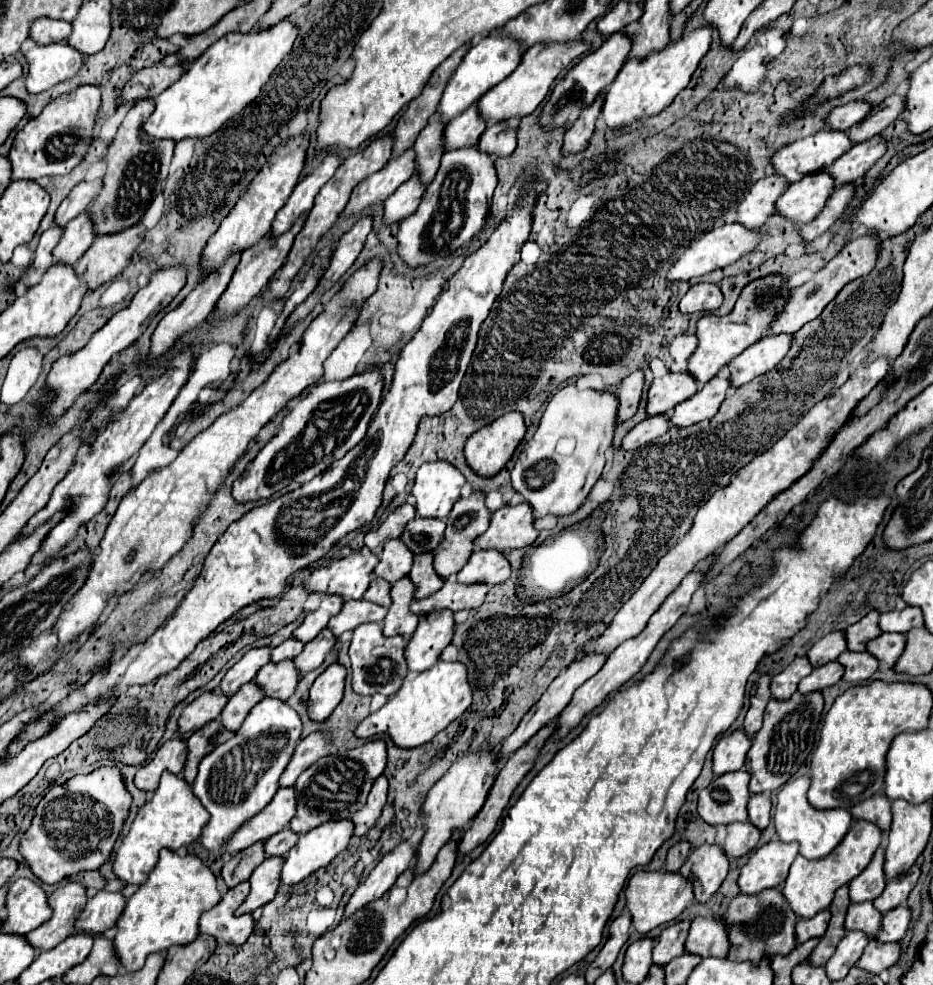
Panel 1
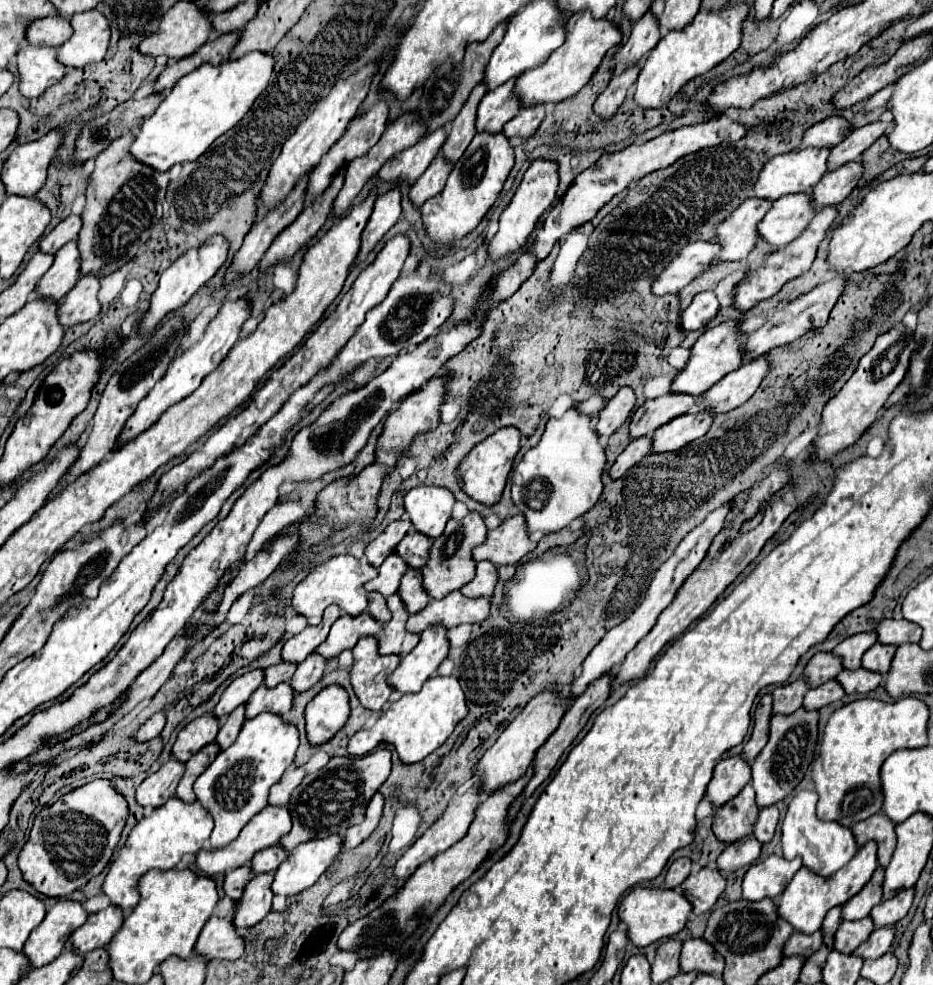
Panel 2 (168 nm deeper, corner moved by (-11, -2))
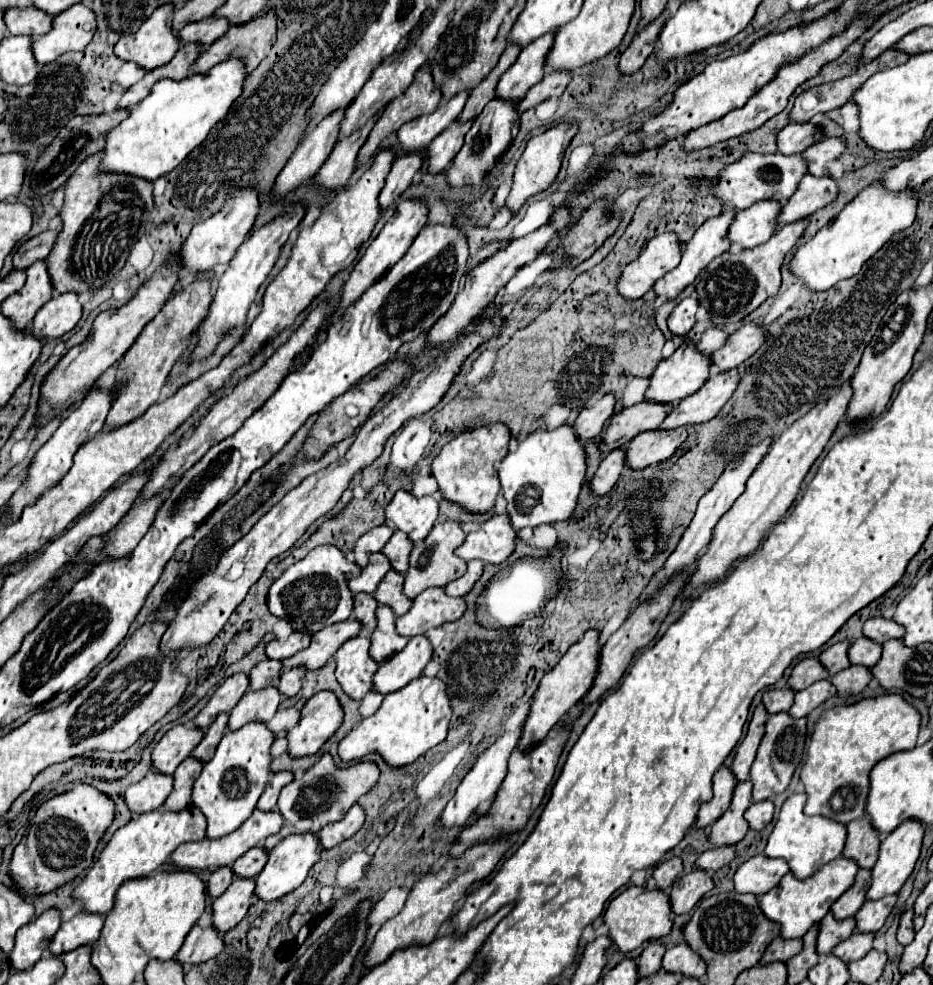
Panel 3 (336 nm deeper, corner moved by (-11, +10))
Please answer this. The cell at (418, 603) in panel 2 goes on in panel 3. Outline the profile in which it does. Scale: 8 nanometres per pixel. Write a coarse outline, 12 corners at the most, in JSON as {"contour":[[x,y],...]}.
{"contour":[[389,570],[375,592],[379,604],[389,604],[397,616],[413,600],[403,594],[405,576]]}

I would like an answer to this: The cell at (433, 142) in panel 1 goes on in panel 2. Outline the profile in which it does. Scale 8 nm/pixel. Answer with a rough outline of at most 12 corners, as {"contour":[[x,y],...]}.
{"contour":[[485,84],[471,92],[451,122],[441,150],[447,160],[461,158],[475,130],[477,104]]}

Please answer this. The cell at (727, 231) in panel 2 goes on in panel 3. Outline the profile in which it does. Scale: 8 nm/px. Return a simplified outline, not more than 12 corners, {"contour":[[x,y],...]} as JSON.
{"contour":[[737,210],[697,228],[681,264],[653,286],[675,298],[713,258],[729,252]]}

